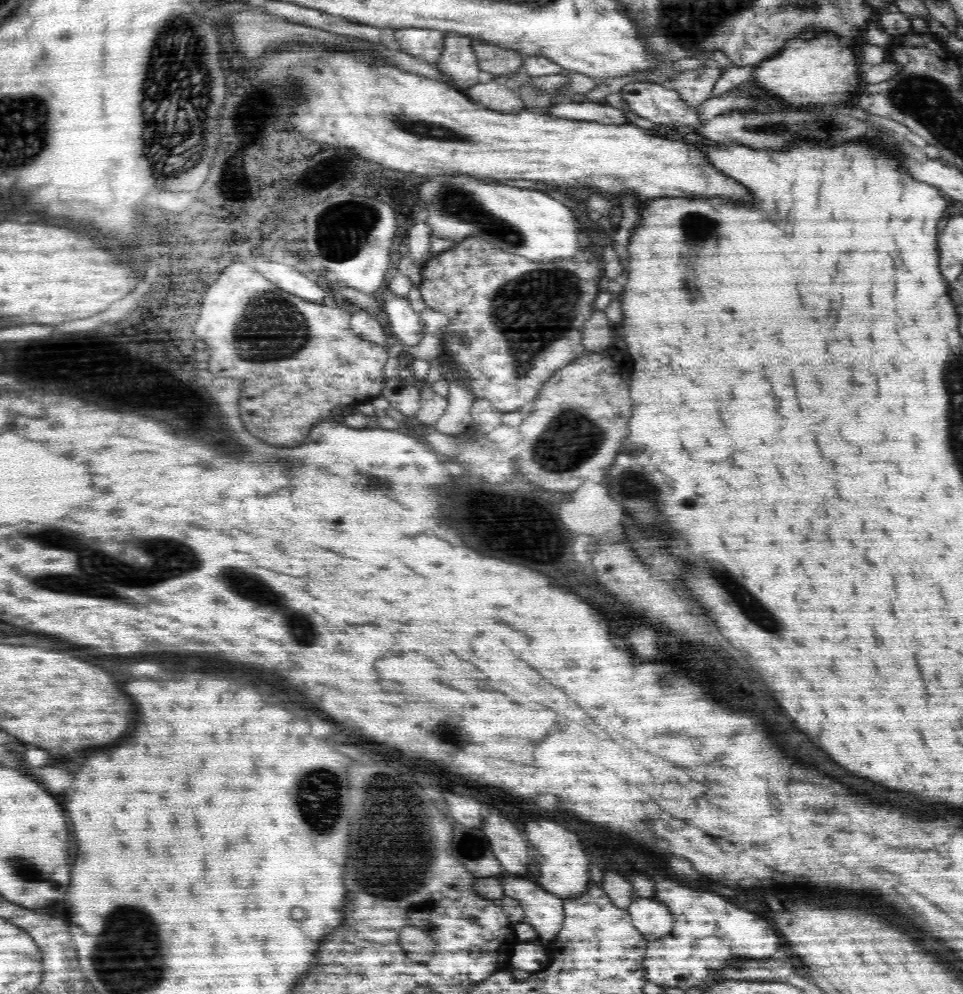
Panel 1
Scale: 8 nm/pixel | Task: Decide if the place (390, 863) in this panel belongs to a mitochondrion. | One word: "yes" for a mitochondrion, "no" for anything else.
yes

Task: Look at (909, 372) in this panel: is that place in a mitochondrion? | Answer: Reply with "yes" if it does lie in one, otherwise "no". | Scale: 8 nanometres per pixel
no

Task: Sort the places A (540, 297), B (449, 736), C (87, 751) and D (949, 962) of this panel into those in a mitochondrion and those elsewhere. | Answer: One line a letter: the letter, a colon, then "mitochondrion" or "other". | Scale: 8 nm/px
A: mitochondrion
B: other
C: other
D: other

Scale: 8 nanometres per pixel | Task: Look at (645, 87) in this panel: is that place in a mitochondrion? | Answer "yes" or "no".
no

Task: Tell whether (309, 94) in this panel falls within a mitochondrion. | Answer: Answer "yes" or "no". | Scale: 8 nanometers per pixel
yes

